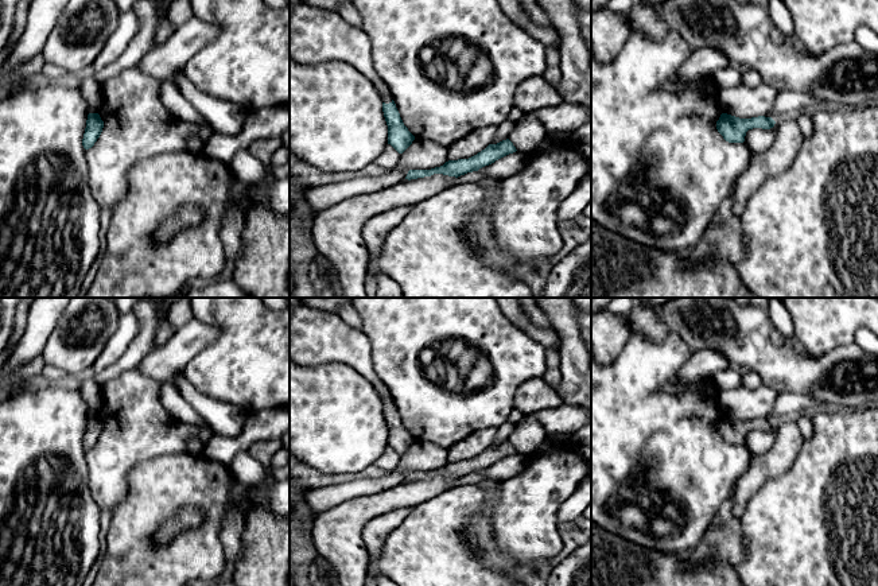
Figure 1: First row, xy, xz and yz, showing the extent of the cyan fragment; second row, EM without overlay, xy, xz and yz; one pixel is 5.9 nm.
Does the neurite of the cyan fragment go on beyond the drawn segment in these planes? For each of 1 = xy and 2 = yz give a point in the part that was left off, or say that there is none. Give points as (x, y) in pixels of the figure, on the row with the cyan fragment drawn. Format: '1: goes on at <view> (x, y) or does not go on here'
1: does not go on here
2: does not go on here

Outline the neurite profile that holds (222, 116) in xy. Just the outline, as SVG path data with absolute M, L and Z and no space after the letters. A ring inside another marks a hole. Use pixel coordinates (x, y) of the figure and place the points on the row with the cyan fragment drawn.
M174 75L172 81L214 132L233 136L241 131L248 113L240 105L203 93L184 75Z

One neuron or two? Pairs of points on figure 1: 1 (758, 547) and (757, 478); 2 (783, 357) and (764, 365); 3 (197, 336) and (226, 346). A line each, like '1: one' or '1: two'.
1: two
2: one
3: two

